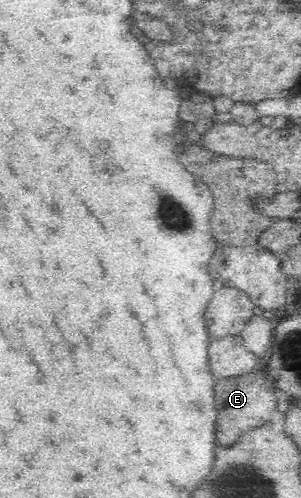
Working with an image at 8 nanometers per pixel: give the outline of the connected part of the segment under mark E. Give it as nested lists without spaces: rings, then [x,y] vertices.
[[[253,372],[252,374],[228,377],[217,380],[213,387],[215,397],[215,443],[217,445],[233,445],[244,433],[251,429],[270,422],[278,422],[277,398],[271,389],[265,387],[265,373]]]

